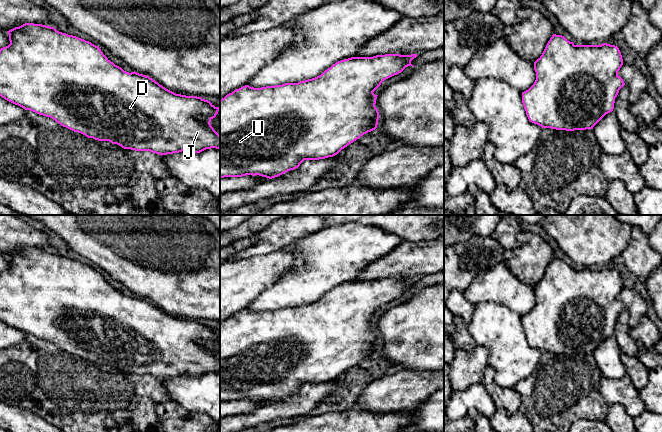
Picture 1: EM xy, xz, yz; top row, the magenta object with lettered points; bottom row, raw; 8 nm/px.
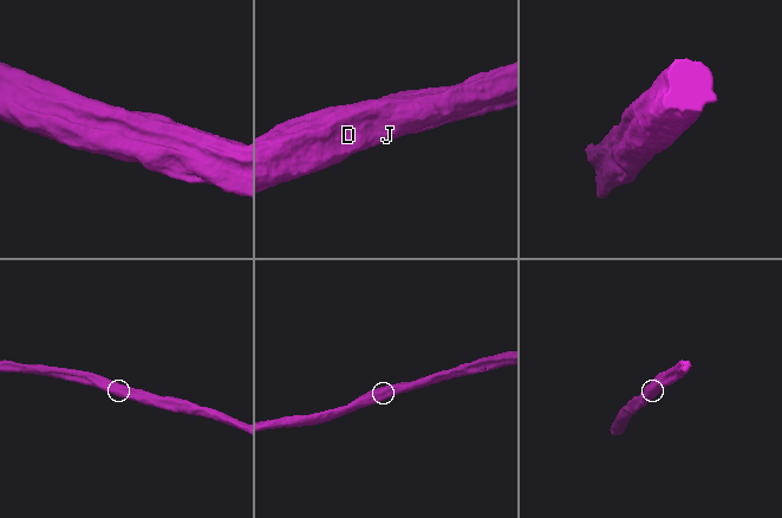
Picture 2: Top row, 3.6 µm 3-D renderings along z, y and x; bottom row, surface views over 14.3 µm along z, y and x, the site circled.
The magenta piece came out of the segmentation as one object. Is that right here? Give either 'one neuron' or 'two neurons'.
one neuron

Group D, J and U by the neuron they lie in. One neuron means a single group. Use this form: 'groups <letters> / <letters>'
groups D J U

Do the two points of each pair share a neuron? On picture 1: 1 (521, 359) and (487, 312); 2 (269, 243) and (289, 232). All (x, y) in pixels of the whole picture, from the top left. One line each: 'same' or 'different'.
1: same
2: same

